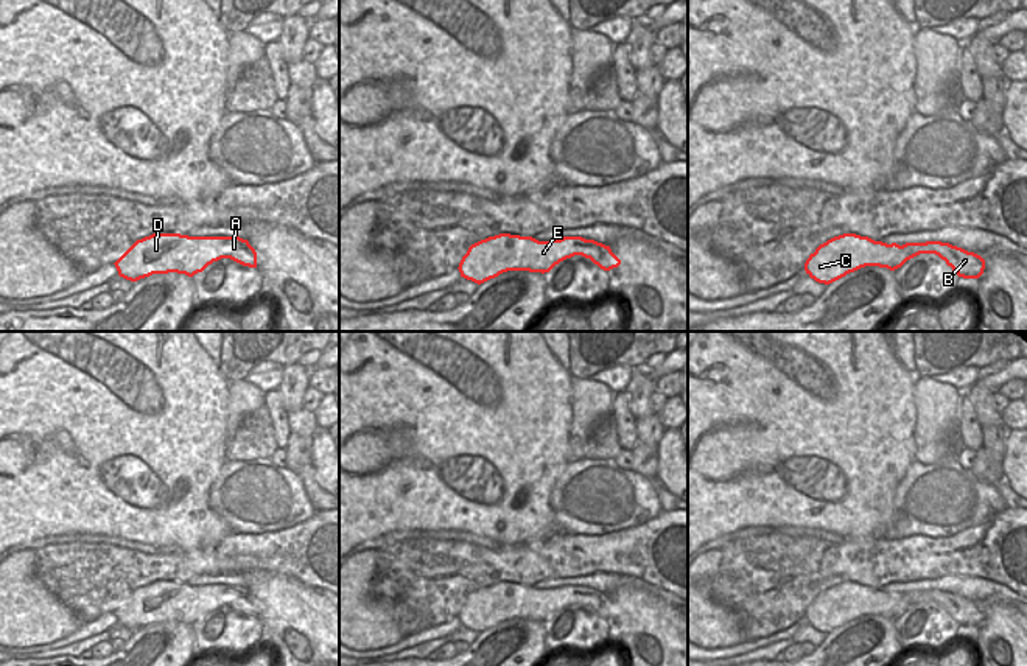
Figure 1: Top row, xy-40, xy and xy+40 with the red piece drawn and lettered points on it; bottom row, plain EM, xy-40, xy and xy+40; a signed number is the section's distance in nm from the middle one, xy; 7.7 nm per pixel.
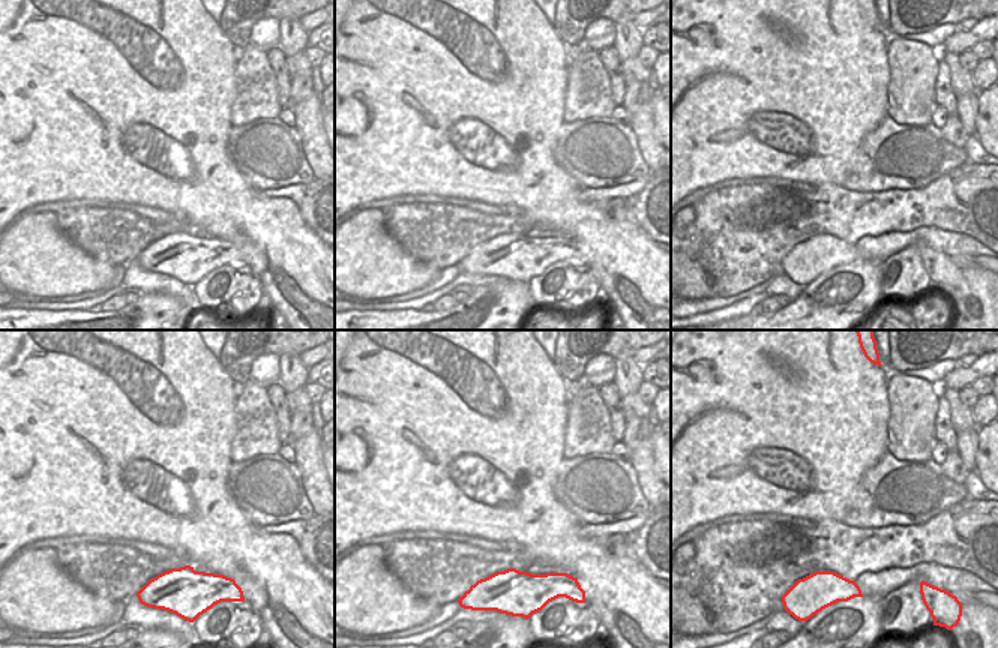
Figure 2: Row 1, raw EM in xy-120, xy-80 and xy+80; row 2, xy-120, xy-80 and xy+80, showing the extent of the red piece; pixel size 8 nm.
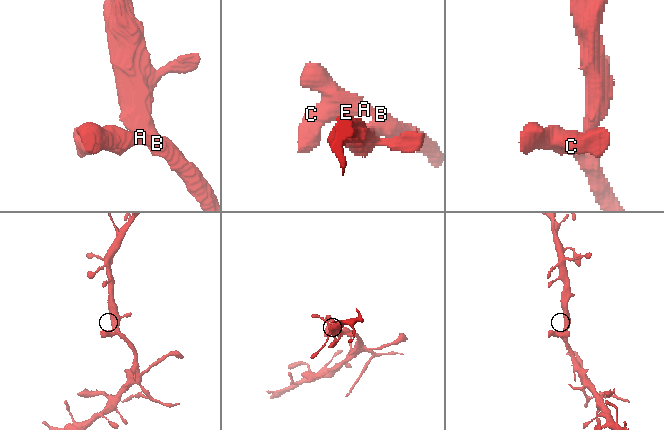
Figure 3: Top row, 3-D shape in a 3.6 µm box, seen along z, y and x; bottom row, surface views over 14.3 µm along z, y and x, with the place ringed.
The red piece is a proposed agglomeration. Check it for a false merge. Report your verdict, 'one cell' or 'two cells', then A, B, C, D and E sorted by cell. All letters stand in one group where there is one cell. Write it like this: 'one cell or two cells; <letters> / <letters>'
one cell; A B C D E

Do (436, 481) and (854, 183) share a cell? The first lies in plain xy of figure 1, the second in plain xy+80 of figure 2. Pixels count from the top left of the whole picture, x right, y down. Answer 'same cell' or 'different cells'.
different cells

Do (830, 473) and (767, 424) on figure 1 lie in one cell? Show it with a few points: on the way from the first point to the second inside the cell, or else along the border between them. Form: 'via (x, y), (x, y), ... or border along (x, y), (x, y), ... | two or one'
via (814, 458), (783, 427) | one

